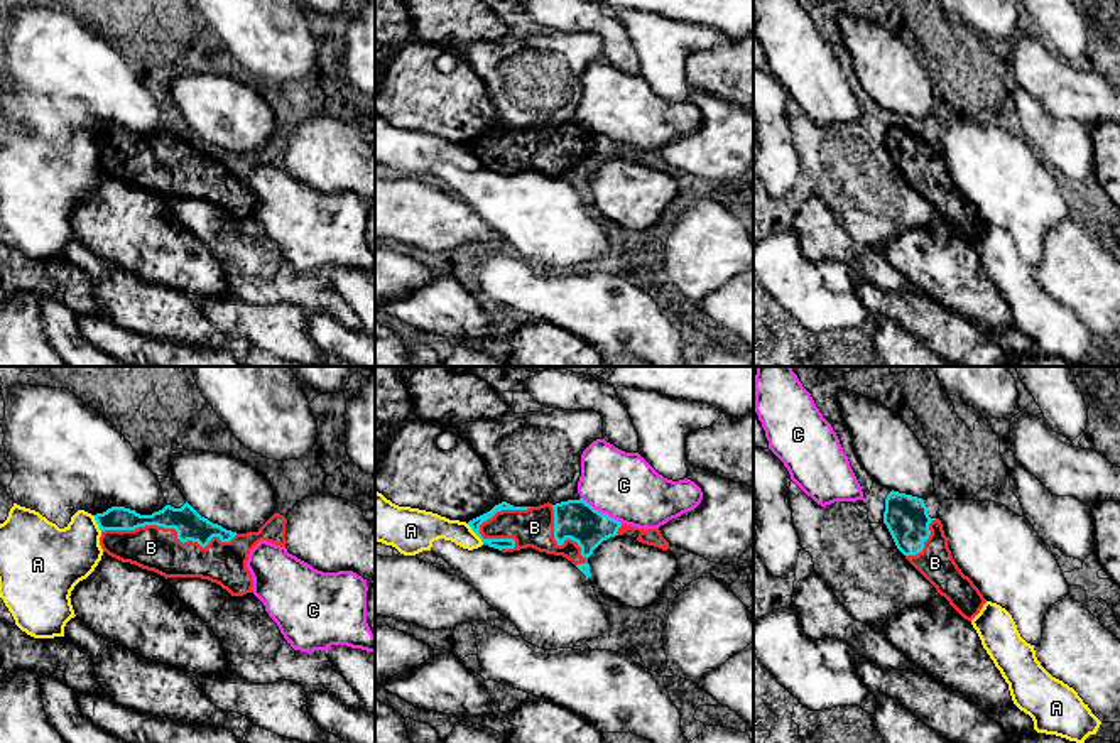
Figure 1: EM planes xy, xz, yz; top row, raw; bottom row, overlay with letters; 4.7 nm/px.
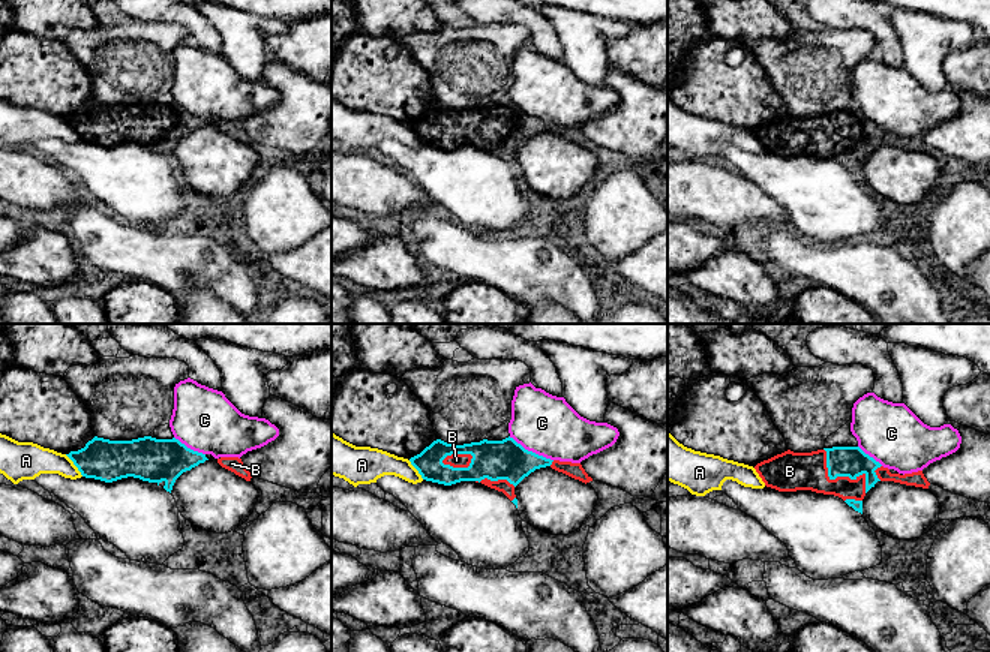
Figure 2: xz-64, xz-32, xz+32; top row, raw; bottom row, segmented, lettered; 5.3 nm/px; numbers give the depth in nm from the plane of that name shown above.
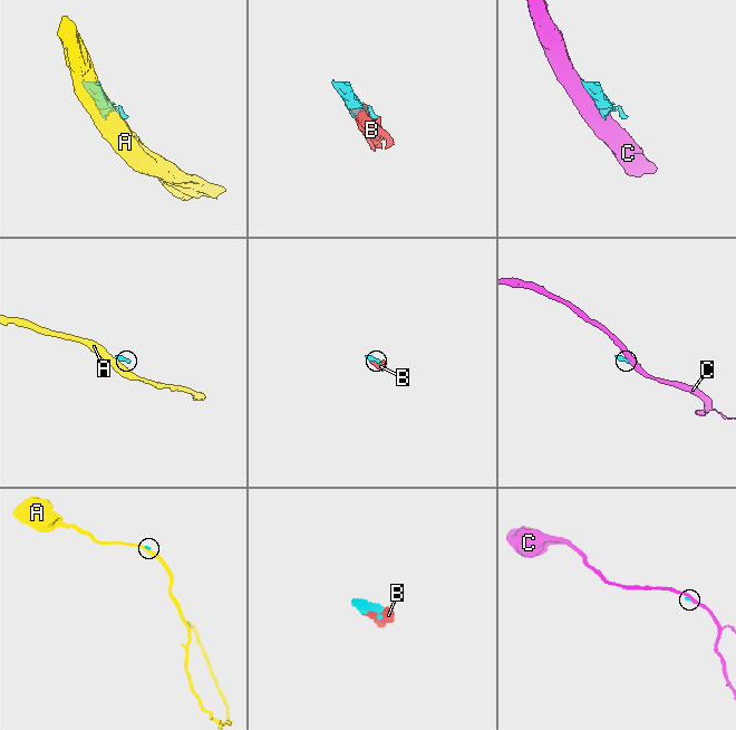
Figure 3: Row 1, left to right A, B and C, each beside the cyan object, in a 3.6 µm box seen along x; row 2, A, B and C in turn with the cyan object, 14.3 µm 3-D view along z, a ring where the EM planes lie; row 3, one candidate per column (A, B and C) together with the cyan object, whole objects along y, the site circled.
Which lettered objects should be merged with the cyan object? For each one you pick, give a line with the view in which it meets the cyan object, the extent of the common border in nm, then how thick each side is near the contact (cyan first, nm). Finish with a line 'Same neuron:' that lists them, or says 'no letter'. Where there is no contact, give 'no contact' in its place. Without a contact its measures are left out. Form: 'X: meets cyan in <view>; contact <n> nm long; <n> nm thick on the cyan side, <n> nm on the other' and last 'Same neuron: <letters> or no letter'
B: meets cyan in xy; contact 650 nm long; 140 nm thick on the cyan side, 220 nm on the other
Same neuron: B

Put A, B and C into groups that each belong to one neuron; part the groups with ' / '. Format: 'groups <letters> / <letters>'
groups A / B / C

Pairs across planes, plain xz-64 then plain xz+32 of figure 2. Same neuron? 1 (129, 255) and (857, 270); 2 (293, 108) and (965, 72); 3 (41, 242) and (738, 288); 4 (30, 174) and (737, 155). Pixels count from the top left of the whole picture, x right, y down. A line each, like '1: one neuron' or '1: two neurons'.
1: one neuron
2: two neurons
3: one neuron
4: two neurons

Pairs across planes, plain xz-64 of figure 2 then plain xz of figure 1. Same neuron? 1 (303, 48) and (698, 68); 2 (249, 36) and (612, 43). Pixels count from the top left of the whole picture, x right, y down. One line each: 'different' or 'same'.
1: same
2: different

